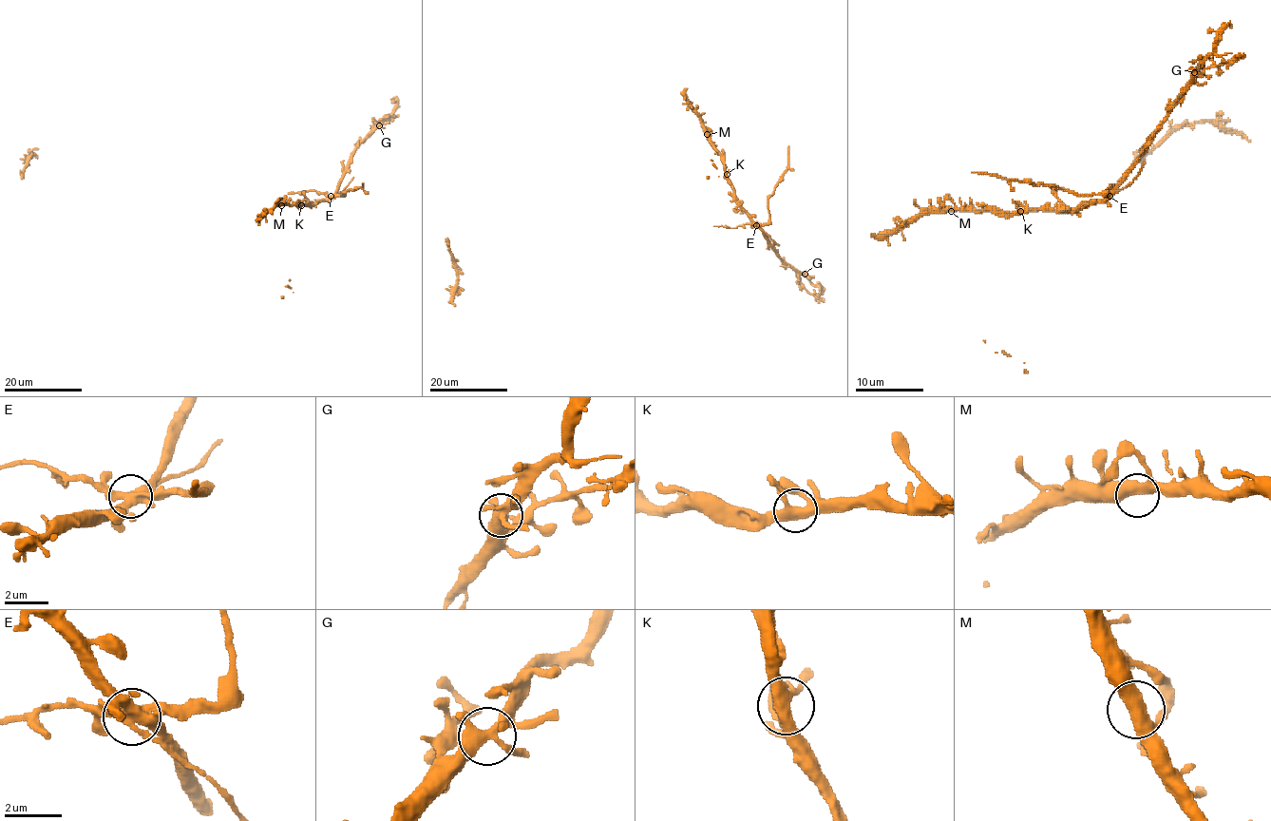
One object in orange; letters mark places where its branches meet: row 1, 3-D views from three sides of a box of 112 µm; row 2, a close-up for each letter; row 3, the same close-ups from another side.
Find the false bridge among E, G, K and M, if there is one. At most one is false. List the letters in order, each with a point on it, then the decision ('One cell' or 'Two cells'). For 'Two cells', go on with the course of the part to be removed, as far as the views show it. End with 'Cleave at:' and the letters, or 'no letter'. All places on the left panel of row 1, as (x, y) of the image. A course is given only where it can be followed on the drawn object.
E: Place: (331, 196). Two cells. Course of the part to remove: (331, 197), (343, 196), (343, 193), (361, 186), (363, 182)
G: Place: (379, 125). One cell
K: Place: (301, 205). One cell
M: Place: (281, 205). One cell
Cleave at: E

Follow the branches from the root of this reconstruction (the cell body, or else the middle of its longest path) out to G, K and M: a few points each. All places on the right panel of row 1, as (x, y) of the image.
G: (1110, 189), (1114, 185), (1108, 189), (1109, 194), (1136, 161), (1194, 72)
K: (1110, 189), (1114, 185), (1108, 189), (1102, 200), (1082, 201), (1075, 208), (1020, 211)
M: (1110, 189), (1099, 201), (1082, 201), (1075, 208), (951, 211)

